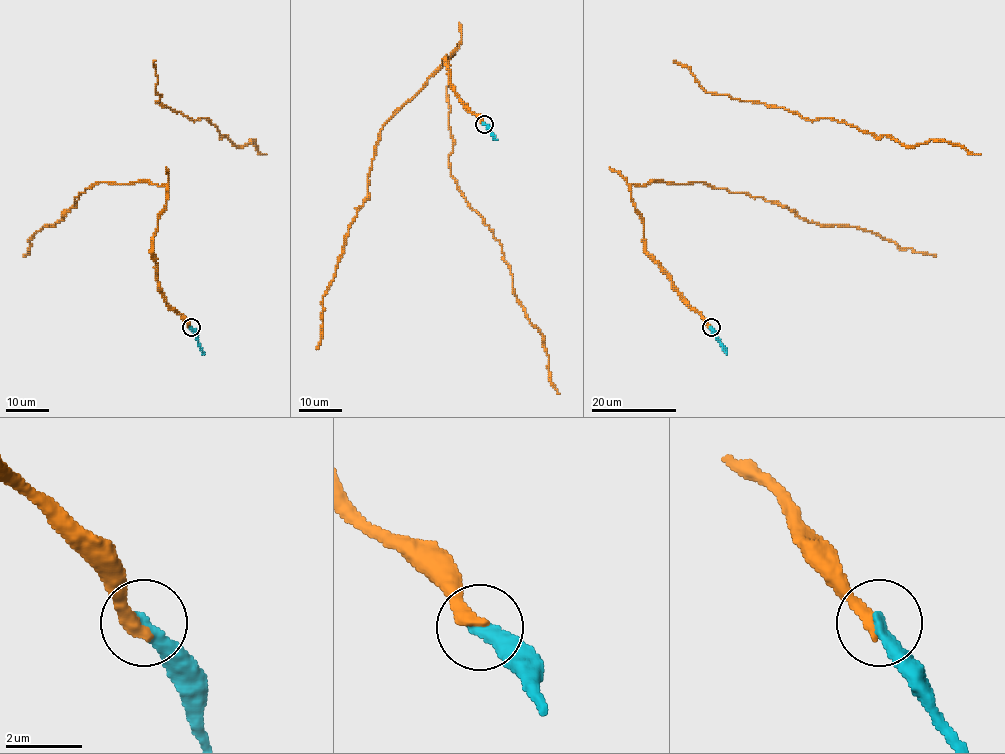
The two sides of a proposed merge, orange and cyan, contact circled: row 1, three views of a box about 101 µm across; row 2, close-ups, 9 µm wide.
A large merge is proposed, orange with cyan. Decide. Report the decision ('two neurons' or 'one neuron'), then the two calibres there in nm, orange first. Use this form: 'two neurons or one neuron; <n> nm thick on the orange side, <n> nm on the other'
one neuron; 400 nm thick on the orange side, 400 nm on the other

